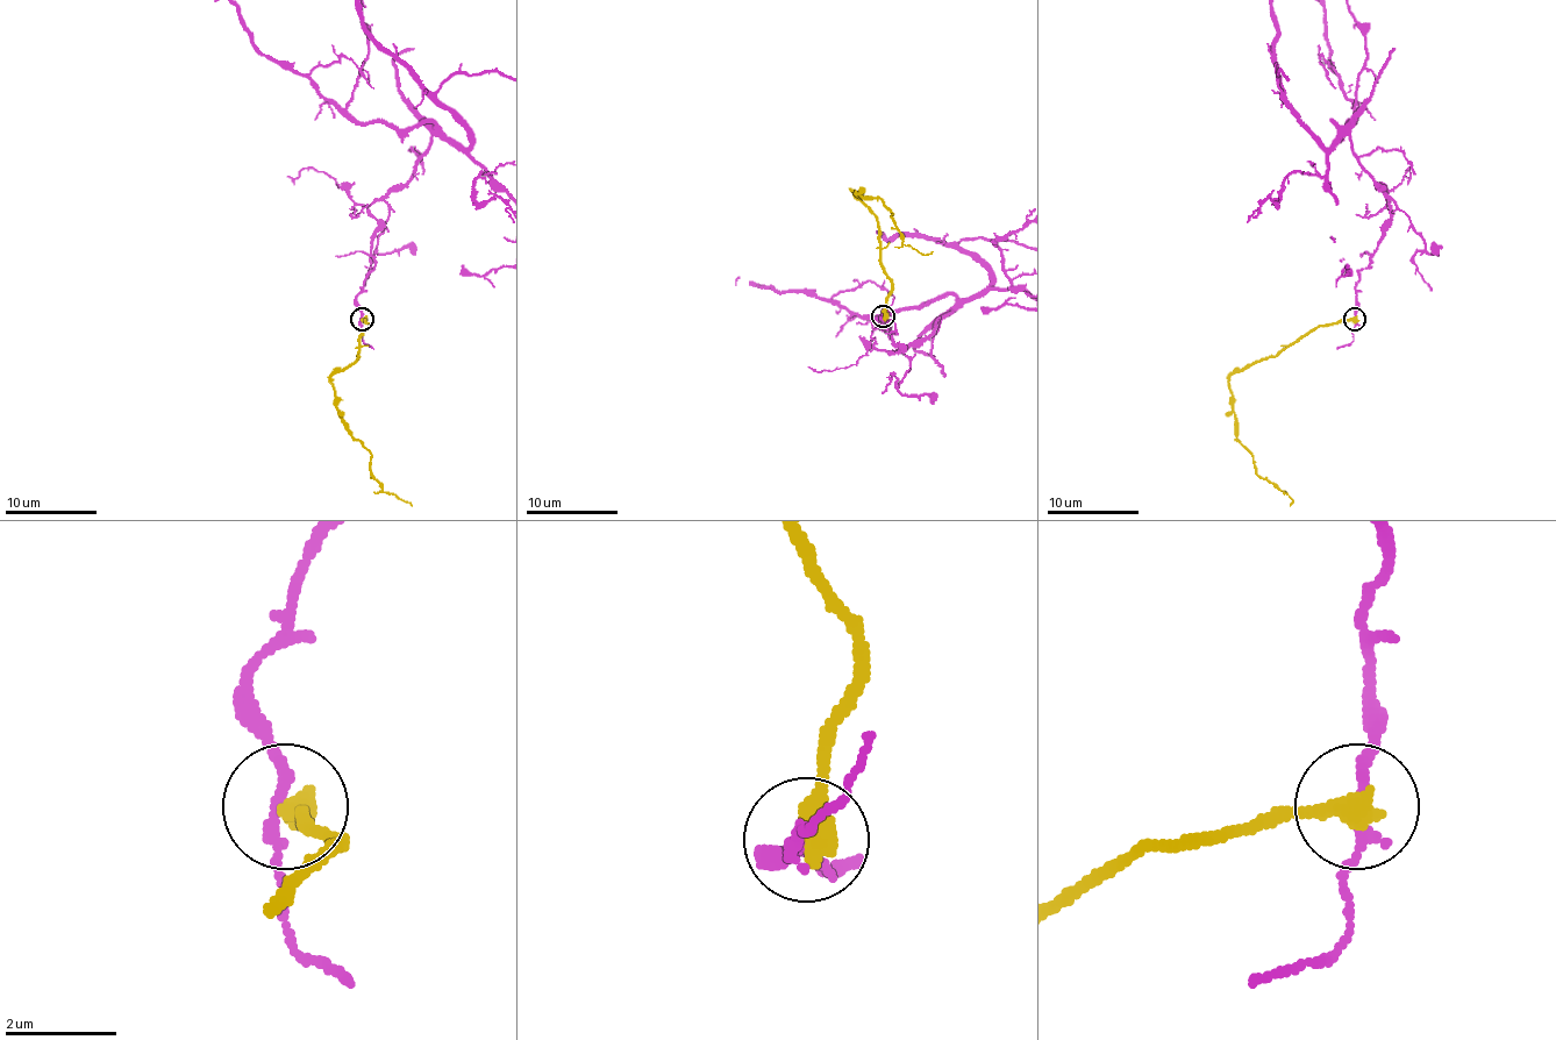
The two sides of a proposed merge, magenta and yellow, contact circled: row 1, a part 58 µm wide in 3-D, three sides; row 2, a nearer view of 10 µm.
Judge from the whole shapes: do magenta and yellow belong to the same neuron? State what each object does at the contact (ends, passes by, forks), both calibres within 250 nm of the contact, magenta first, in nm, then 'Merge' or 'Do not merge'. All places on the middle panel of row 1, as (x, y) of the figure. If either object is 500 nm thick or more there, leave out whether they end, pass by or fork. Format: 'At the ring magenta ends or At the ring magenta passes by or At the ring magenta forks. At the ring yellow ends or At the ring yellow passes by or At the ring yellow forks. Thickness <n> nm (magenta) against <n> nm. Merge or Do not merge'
At the ring magenta passes by. At the ring yellow ends. Thickness 190 nm (magenta) against 480 nm. Do not merge

